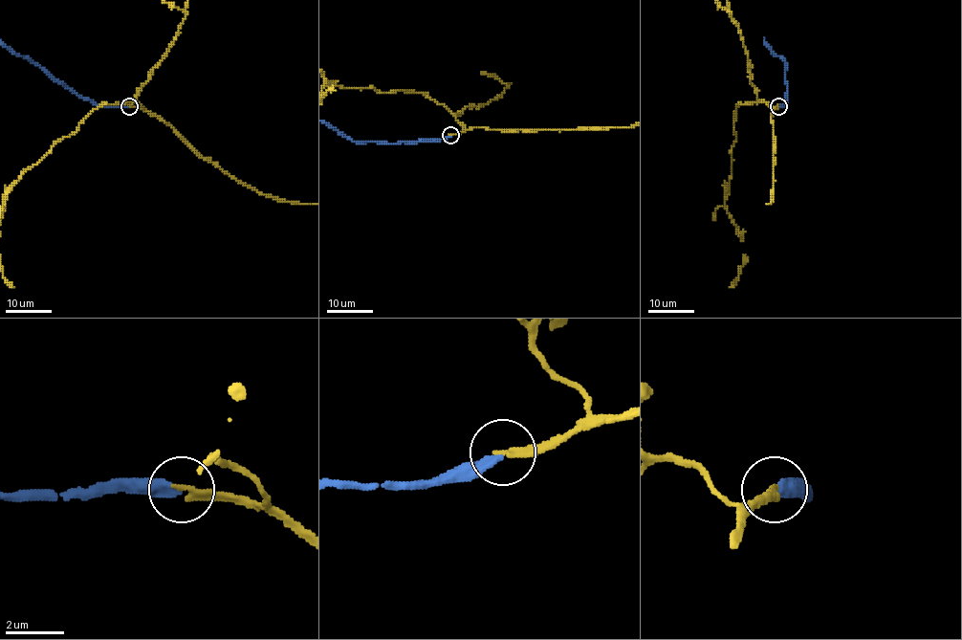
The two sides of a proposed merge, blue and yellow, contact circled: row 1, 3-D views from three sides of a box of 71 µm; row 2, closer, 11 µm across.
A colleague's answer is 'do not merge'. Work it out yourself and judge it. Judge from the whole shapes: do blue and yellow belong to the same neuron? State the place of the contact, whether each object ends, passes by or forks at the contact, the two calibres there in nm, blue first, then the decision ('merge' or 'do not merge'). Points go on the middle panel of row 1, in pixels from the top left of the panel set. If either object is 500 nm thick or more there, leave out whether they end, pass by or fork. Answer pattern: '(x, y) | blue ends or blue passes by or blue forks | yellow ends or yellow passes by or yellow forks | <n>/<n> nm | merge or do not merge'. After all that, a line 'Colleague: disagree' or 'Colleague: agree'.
(450, 135) | blue ends | yellow ends | 320/240 nm | merge
Colleague: disagree

